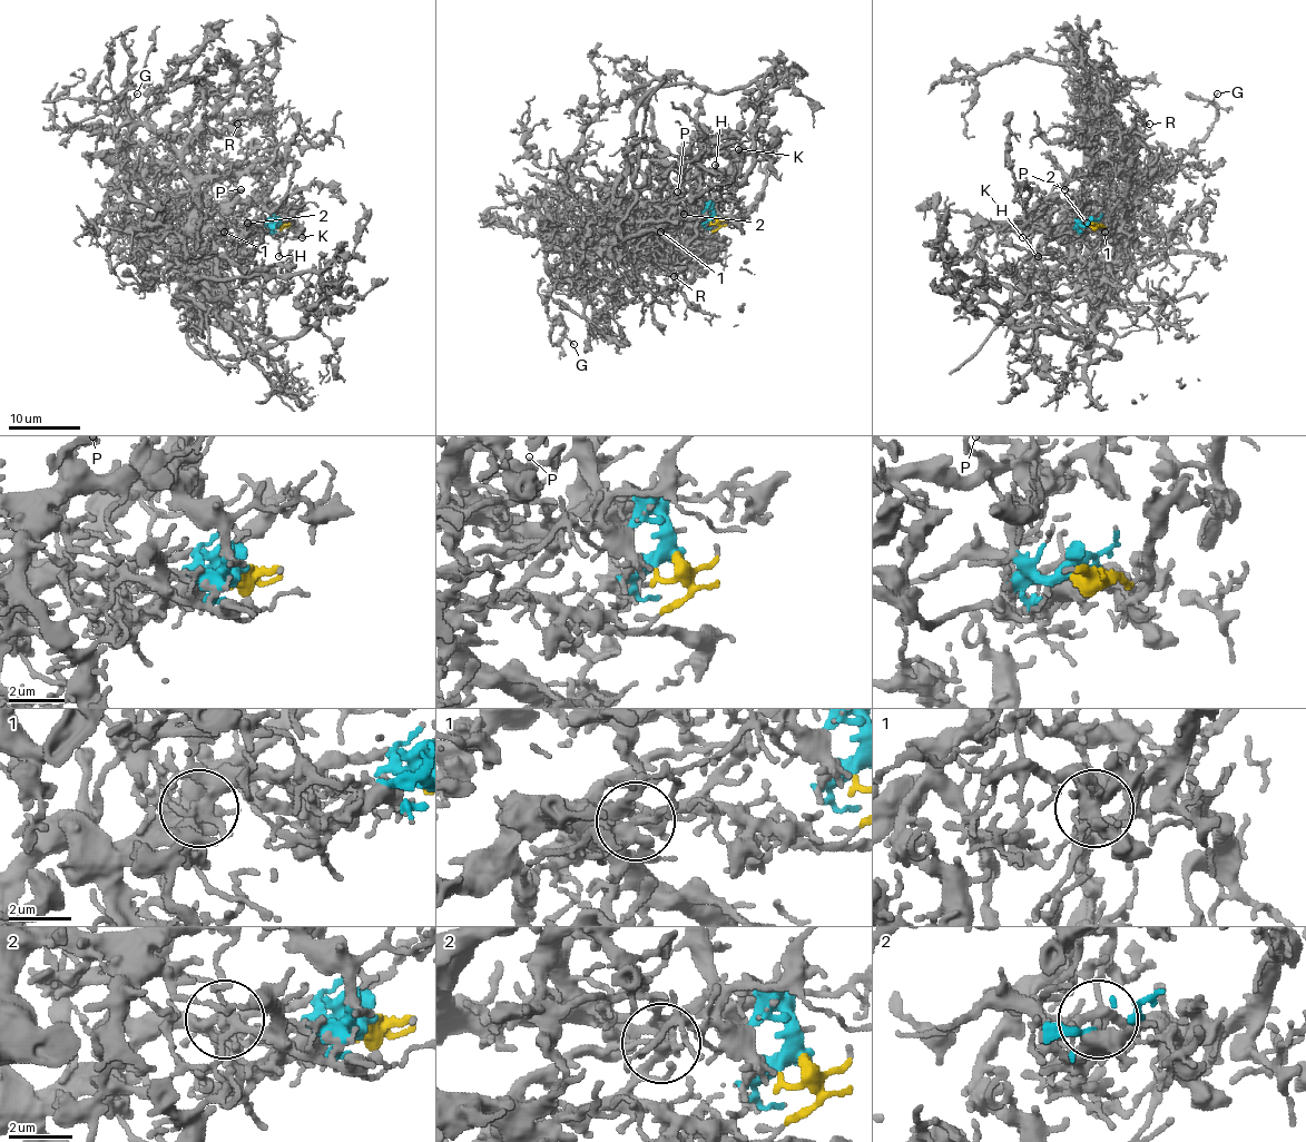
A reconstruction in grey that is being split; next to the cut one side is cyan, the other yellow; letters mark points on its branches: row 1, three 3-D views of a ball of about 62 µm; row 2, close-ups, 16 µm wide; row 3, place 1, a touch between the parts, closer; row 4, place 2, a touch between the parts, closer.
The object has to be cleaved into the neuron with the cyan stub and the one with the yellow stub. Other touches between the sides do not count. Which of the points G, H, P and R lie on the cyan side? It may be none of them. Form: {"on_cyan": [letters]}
{"on_cyan": ["H", "P"]}

